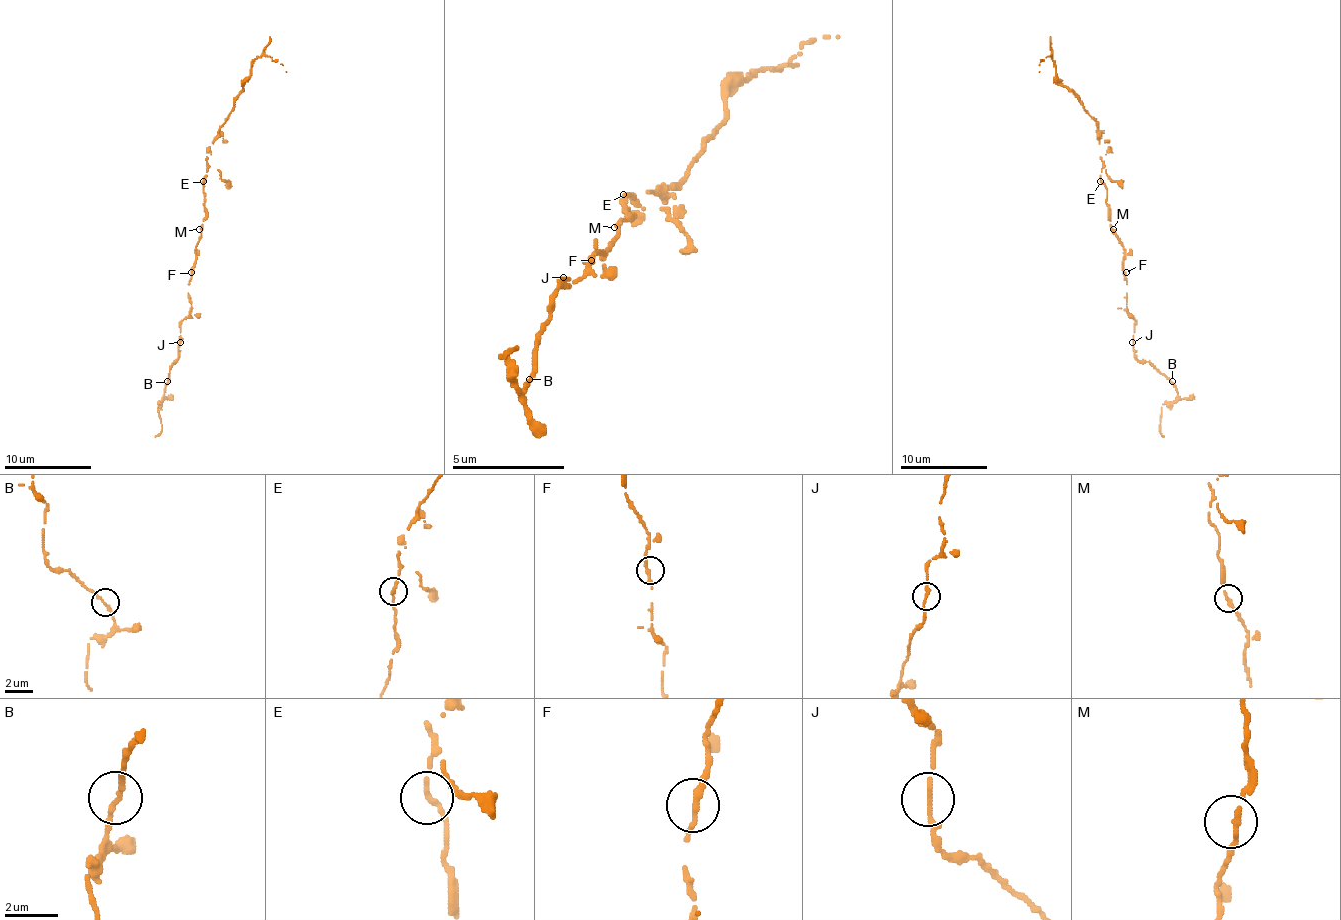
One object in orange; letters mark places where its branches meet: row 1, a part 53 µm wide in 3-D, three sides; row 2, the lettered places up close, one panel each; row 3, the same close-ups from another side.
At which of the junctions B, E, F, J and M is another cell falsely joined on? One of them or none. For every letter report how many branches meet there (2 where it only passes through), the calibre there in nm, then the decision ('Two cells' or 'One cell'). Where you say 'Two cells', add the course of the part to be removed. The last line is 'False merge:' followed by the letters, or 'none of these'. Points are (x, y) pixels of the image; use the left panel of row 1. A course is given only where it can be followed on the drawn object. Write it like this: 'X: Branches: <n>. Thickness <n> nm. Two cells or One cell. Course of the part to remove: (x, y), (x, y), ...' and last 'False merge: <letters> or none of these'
B: Branches: 2. Thickness 200 nm. One cell
E: Branches: 2. Thickness 200 nm. One cell
F: Branches: 2. Thickness 240 nm. One cell
J: Branches: 2. Thickness 190 nm. One cell
M: Branches: 2. Thickness 200 nm. One cell
False merge: none of these

